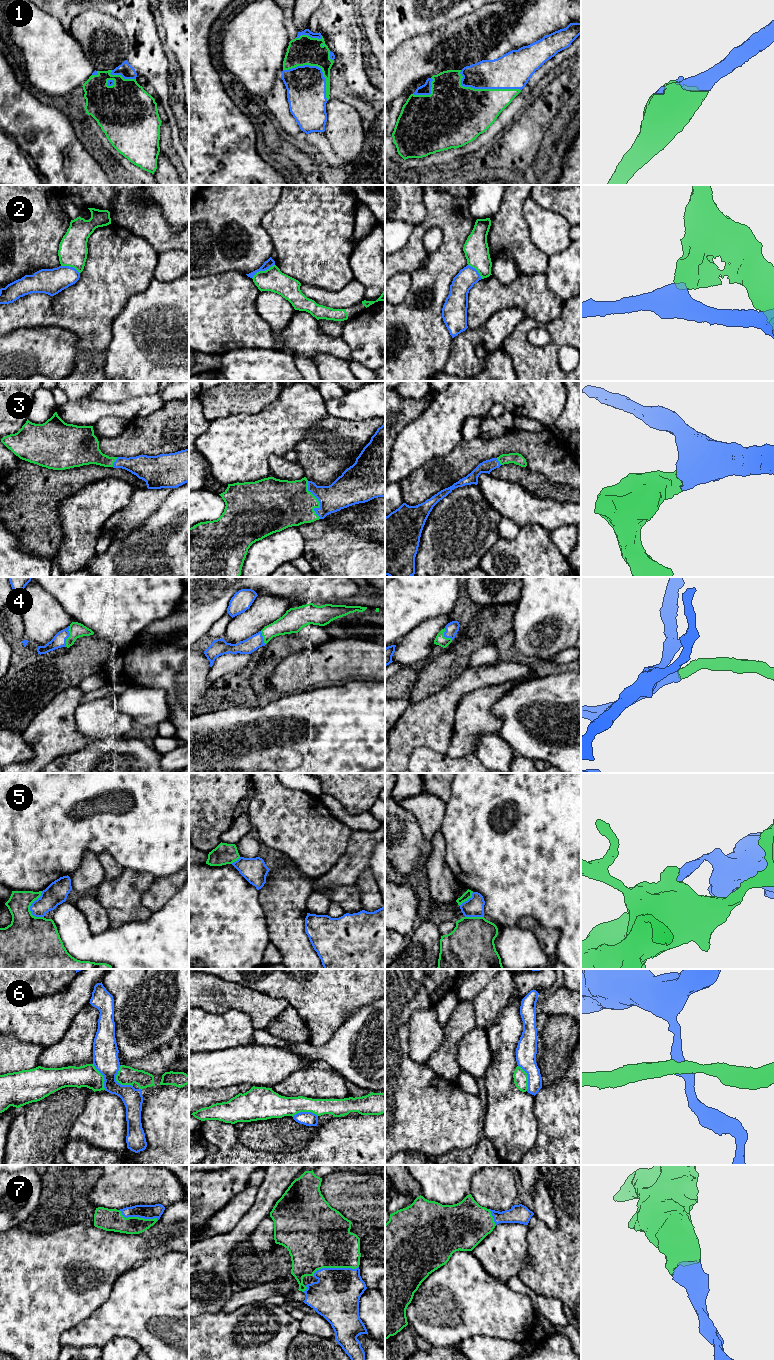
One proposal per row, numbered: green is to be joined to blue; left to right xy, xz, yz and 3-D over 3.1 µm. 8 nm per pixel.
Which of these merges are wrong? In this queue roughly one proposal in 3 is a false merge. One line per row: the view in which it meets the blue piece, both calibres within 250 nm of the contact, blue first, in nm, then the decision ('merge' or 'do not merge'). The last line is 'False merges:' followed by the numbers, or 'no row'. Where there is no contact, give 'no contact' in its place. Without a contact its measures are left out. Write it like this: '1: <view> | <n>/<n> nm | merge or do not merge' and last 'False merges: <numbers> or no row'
1: yz | 280/420 nm | merge
2: xz | 70/190 nm | do not merge
3: xz | 260/360 nm | merge
4: xy | 110/120 nm | merge
5: xy | 180/320 nm | do not merge
6: xy | 200/150 nm | do not merge
7: xz | 380/440 nm | merge
False merges: 2, 5, 6

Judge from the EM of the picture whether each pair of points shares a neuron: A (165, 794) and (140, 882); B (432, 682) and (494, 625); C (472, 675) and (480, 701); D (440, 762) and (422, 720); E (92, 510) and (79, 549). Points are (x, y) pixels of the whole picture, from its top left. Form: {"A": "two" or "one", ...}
{"A": "two", "B": "one", "C": "two", "D": "two", "E": "one"}

